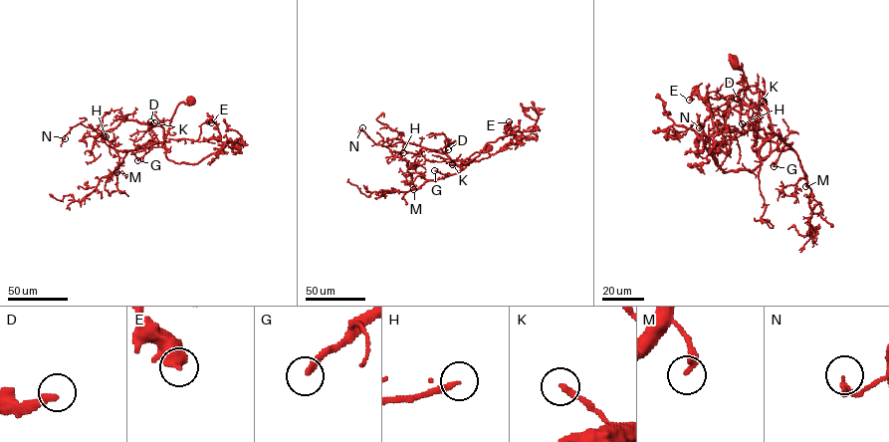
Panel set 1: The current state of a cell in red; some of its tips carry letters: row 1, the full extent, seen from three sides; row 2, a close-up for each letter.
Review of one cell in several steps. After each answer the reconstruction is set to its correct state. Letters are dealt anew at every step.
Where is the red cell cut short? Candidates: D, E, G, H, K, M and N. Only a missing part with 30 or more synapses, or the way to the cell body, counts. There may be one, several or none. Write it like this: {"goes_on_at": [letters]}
{"goes_on_at": ["D", "G", "K"]}

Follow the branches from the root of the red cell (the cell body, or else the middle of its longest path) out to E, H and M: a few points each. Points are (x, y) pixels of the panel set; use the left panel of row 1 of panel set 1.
E: (192, 102), (177, 106), (162, 146), (169, 151), (164, 143), (170, 139), (216, 139), (211, 122)
H: (192, 102), (181, 103), (171, 118), (162, 144), (169, 151), (162, 142), (116, 150), (100, 135), (106, 136)
M: (192, 102), (181, 103), (171, 118), (162, 144), (169, 151), (162, 142), (129, 149), (116, 172)

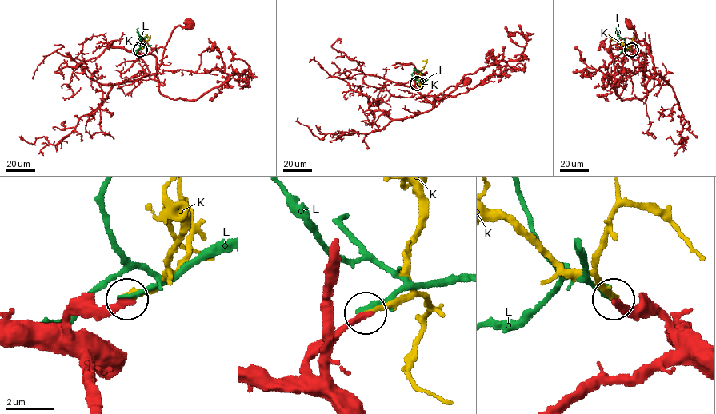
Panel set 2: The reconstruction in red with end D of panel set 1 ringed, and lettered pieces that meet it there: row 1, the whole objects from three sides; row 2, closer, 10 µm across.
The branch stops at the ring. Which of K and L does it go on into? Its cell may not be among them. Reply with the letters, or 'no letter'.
K

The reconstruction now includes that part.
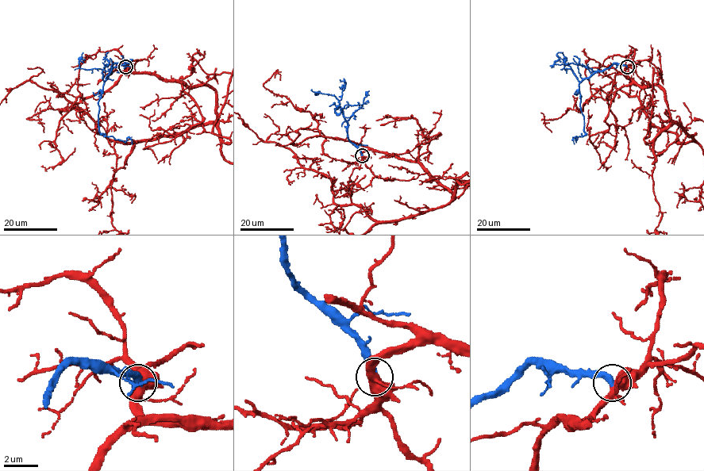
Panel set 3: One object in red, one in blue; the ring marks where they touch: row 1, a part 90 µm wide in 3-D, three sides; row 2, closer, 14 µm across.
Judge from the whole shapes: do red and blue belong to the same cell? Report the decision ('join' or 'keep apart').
join

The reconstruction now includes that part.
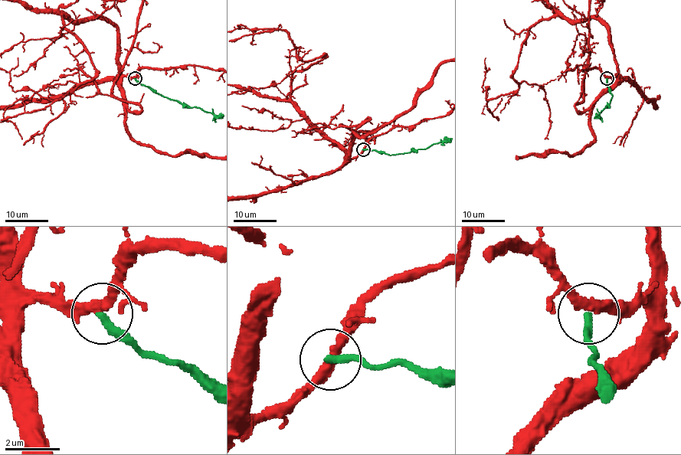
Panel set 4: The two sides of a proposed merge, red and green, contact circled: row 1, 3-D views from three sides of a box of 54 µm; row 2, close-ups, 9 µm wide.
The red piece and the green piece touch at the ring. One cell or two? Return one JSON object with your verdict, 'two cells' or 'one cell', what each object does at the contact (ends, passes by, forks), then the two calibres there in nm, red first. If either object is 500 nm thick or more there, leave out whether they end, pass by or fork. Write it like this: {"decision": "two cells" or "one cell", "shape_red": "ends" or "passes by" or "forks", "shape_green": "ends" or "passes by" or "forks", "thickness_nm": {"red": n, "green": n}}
{"decision": "two cells", "shape_red": "passes by", "shape_green": "ends", "thickness_nm": {"red": 340, "green": 280}}

